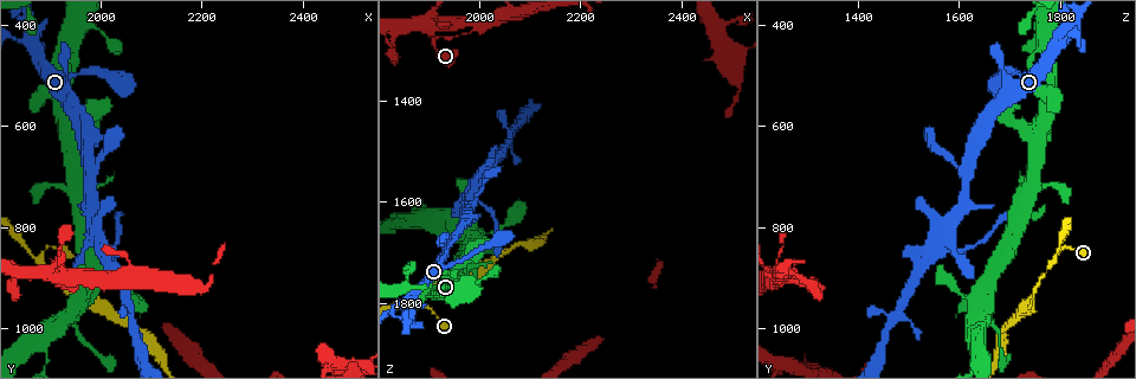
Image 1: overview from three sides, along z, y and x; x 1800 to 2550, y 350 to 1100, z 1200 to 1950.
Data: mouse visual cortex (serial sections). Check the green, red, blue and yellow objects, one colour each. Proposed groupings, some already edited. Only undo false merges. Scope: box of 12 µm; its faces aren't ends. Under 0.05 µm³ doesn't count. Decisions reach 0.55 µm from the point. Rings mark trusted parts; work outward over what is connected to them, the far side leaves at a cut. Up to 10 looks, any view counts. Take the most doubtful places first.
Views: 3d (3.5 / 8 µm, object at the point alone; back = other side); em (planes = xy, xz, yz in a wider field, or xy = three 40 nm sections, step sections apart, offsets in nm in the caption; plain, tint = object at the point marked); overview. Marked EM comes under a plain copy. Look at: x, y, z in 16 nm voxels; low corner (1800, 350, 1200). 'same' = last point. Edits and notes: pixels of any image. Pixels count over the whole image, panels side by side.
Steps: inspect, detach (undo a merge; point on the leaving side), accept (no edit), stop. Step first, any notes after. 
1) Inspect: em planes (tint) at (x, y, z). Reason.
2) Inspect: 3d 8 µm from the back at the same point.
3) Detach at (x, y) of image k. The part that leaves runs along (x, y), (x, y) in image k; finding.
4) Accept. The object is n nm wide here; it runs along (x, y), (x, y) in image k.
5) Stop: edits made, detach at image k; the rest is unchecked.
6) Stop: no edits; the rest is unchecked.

Inspect: 3d 3.5 µm at (1875, 860, 1795). Abrupt turn.

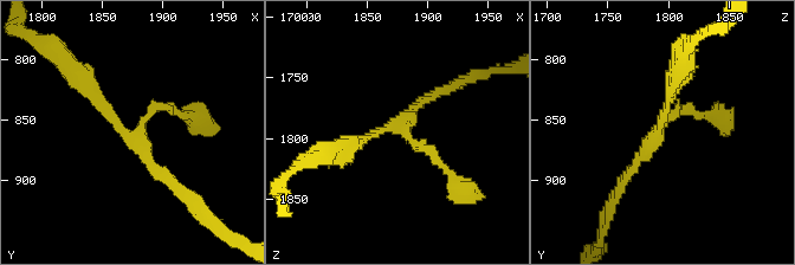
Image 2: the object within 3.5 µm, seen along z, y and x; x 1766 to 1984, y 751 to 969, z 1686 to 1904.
Accept. It runs along (703, 116), (679, 104), (618, 192) in image 2; continuous, no second cell.

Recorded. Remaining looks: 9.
Inspect: em xy step 2 (tint) at (1895, 1030, 1635). A narrow waist.

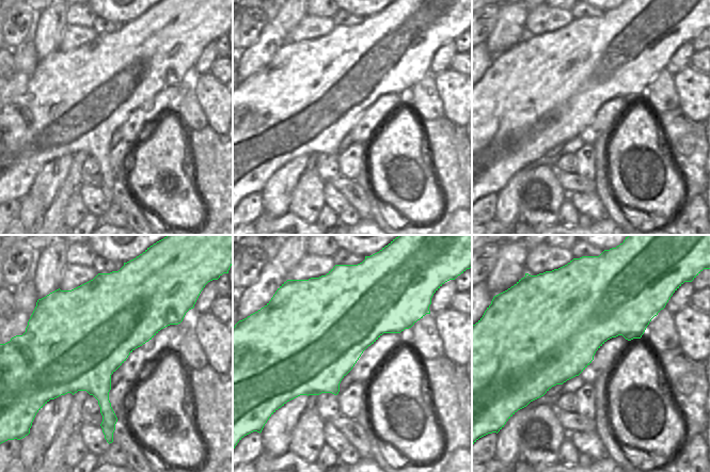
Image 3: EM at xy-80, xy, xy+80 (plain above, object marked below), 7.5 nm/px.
Inspect: 3d 3.5 µm at the same point. See where the arms go.

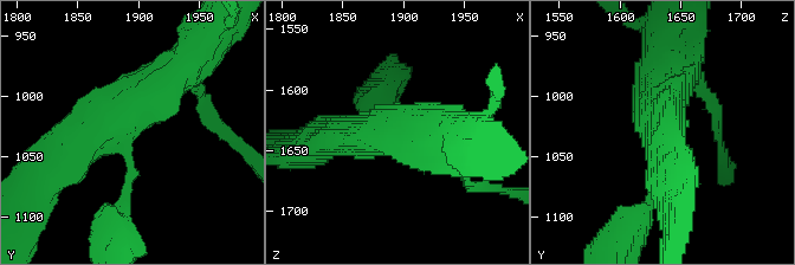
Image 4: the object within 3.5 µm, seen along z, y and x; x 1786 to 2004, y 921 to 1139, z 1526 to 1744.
Accept. 3 arms meet here; the arms are 150, 500, 600 nm wide; it runs along (179, 70), (55, 165) in image 4; all the same cell.

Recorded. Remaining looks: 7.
Inspect: 3d 8 µm from the back at (1920, 840, 1245). Narrows sharply.

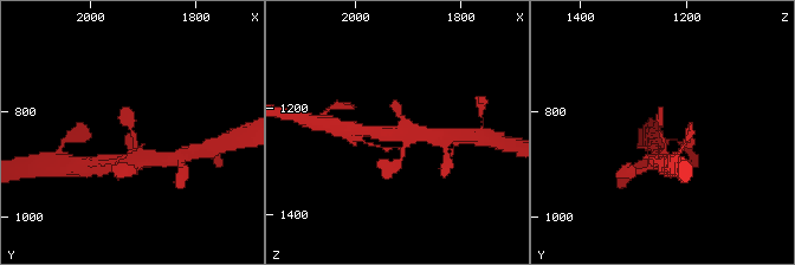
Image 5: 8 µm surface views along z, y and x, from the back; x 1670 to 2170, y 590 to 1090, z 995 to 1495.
Inspect: 3d 3.5 µm at (1915, 840, 1250). Closer look.

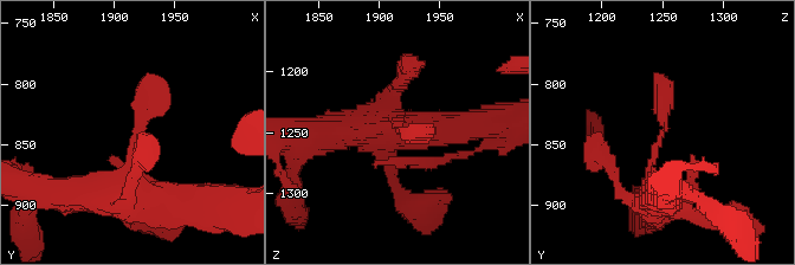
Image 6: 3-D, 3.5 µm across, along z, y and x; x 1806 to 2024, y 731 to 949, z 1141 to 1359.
Inspect: em xy step 3 (tint) at (1918, 842, 1248). Shape alone is not enough.

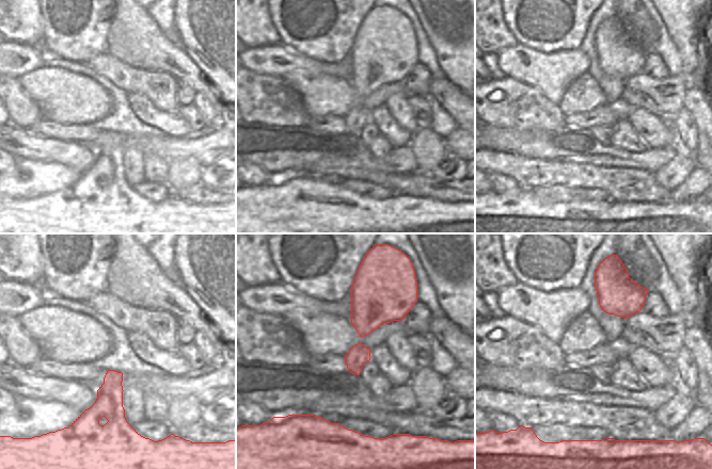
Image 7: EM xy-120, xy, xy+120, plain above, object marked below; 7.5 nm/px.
Accept. The object is 180 nm wide here; it runs along (664, 201), (648, 180), (664, 129), (658, 75) in image 6; continuous, no second cell.

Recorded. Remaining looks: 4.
Inspect: em xy step 5 (tint) at (1865, 445, 1790).

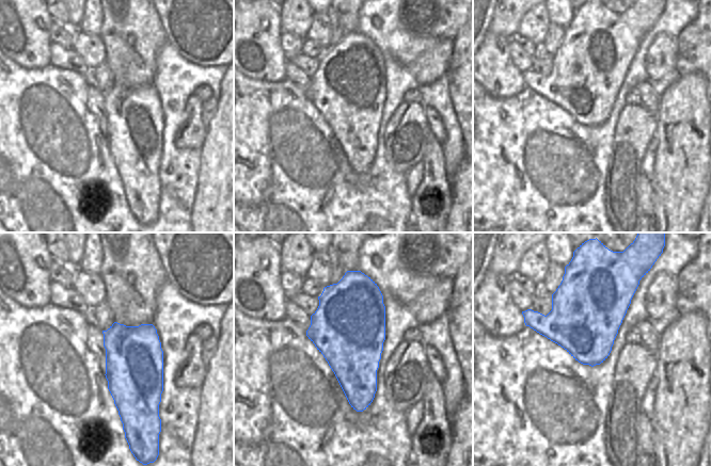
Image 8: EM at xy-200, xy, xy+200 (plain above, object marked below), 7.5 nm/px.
Inspect: 3d 3.5 µm at the same point. See where the arms go.

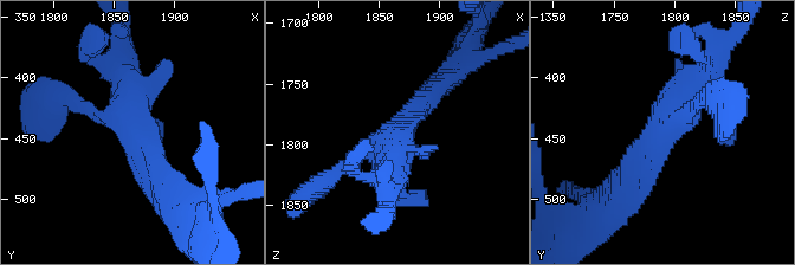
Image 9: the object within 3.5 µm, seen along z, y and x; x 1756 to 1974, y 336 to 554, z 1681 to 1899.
Accept. It runs along (631, 172), (706, 73), (706, 59) in image 9; one cell here.

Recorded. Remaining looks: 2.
Stop: no edits; the rest is unchecked.

